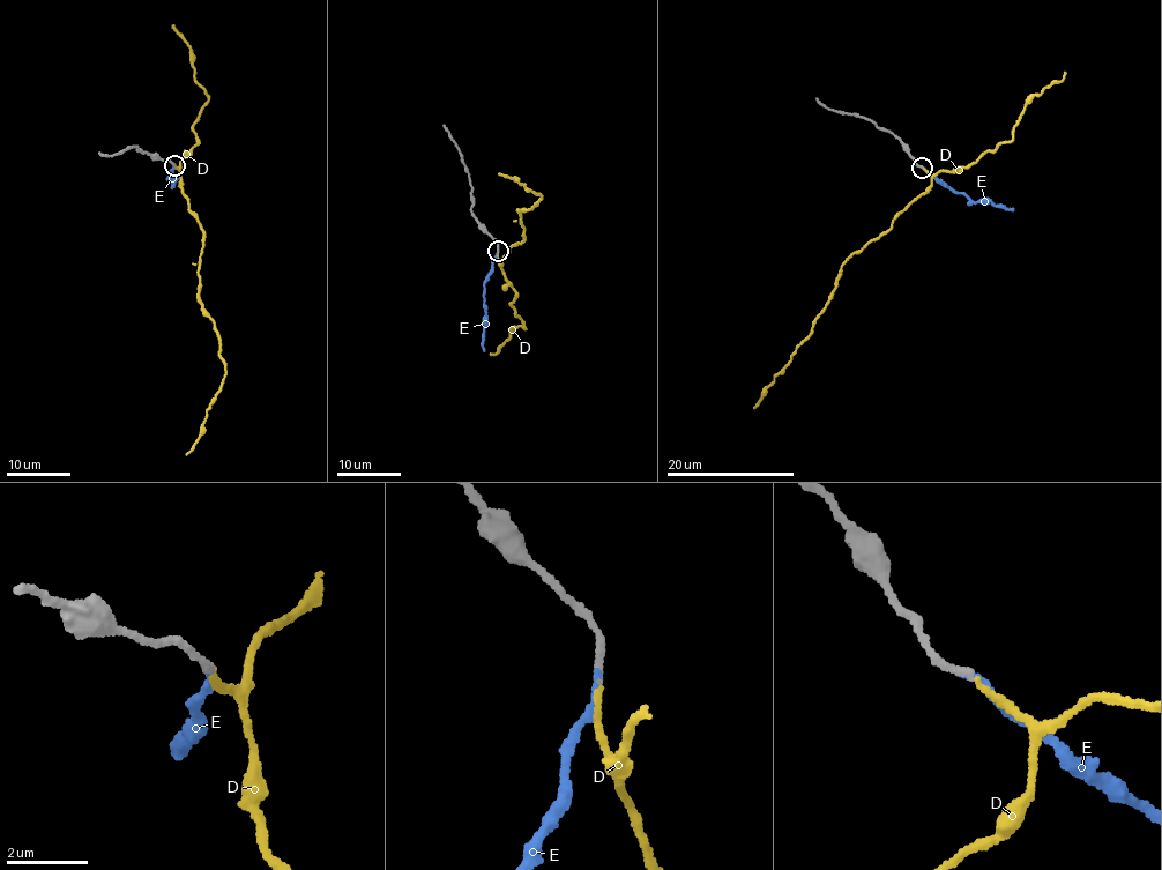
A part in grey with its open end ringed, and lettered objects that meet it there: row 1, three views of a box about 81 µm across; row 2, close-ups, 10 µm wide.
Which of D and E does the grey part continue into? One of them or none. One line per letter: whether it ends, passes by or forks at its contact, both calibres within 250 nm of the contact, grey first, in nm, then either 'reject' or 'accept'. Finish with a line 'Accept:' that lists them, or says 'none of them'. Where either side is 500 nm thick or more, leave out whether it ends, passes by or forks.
D: it ends there; 190 nm thick on the grey side, 160 nm on the other; accept
E: it ends there; 200 nm thick on the grey side, 150 nm on the other; reject
Accept: D

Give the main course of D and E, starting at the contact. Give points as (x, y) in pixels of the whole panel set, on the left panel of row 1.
D: (174, 164), (188, 208), (203, 231), (199, 300), (221, 336), (225, 372), (202, 432), (186, 454)
E: (173, 164), (168, 179), (173, 183), (174, 177), (177, 179), (179, 176)

